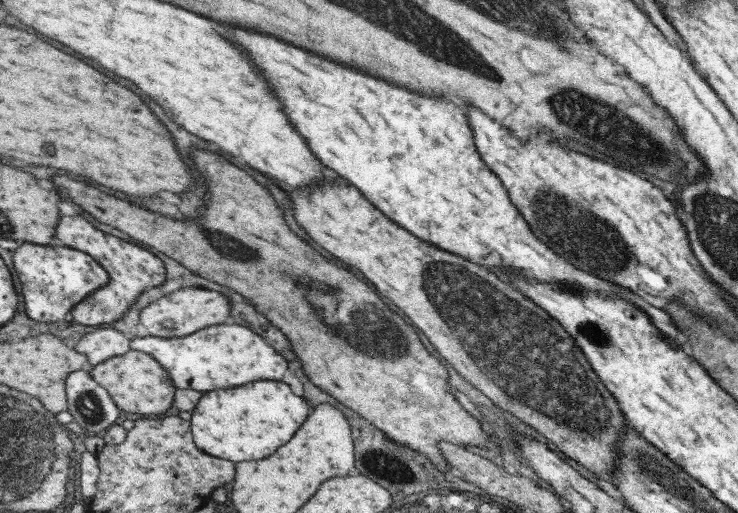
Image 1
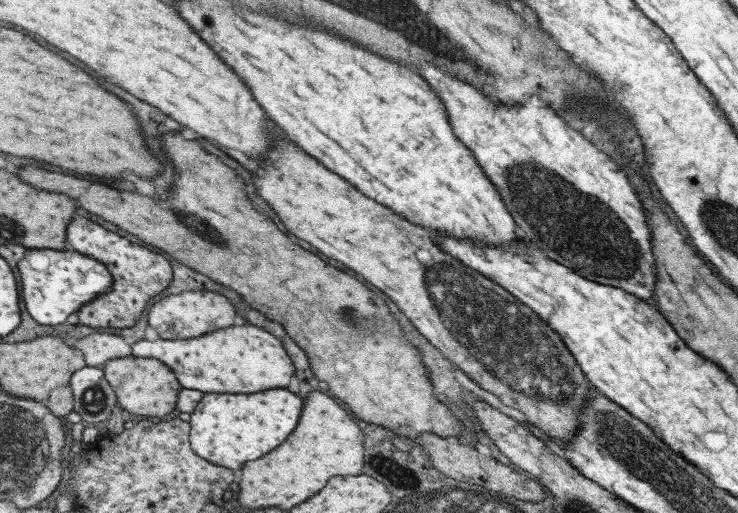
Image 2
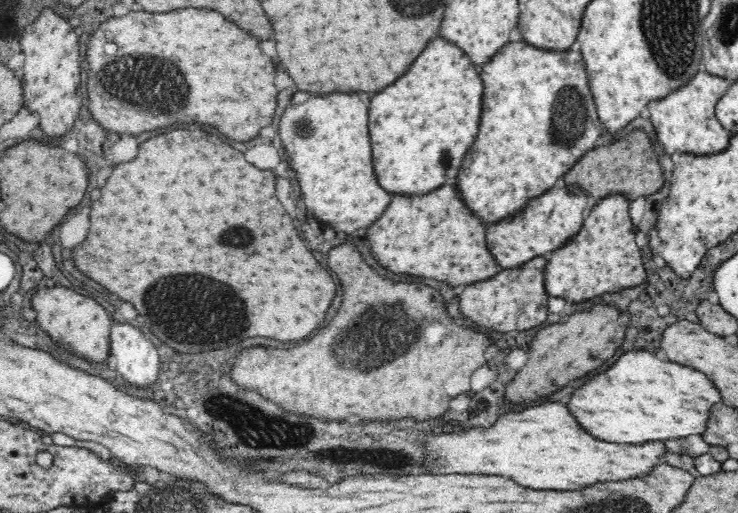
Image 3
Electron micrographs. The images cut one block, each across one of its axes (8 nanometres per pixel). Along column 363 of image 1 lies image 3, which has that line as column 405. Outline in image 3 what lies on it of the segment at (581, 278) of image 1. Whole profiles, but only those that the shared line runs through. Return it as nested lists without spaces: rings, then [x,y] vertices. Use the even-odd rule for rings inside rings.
[[[432,38],[422,54],[414,60],[404,76],[372,96],[370,100],[370,138],[374,154],[374,170],[382,188],[394,194],[426,194],[442,182],[452,182],[460,164],[472,146],[482,112],[482,77],[480,68],[454,42]]]

